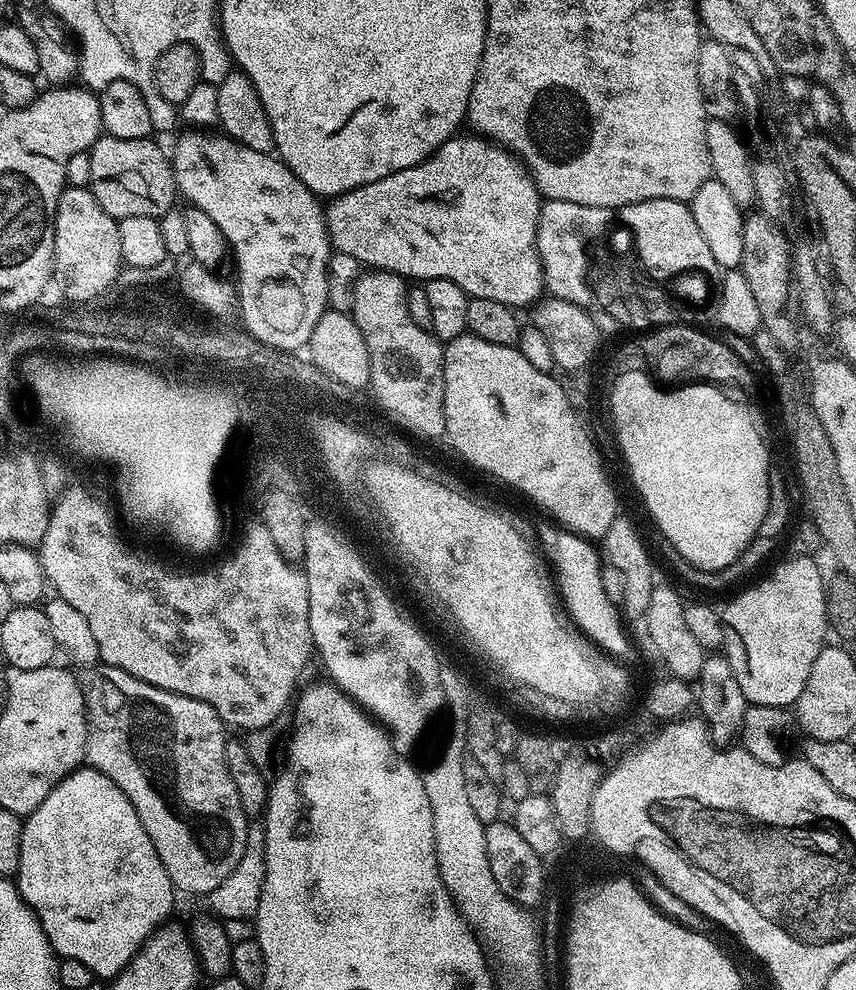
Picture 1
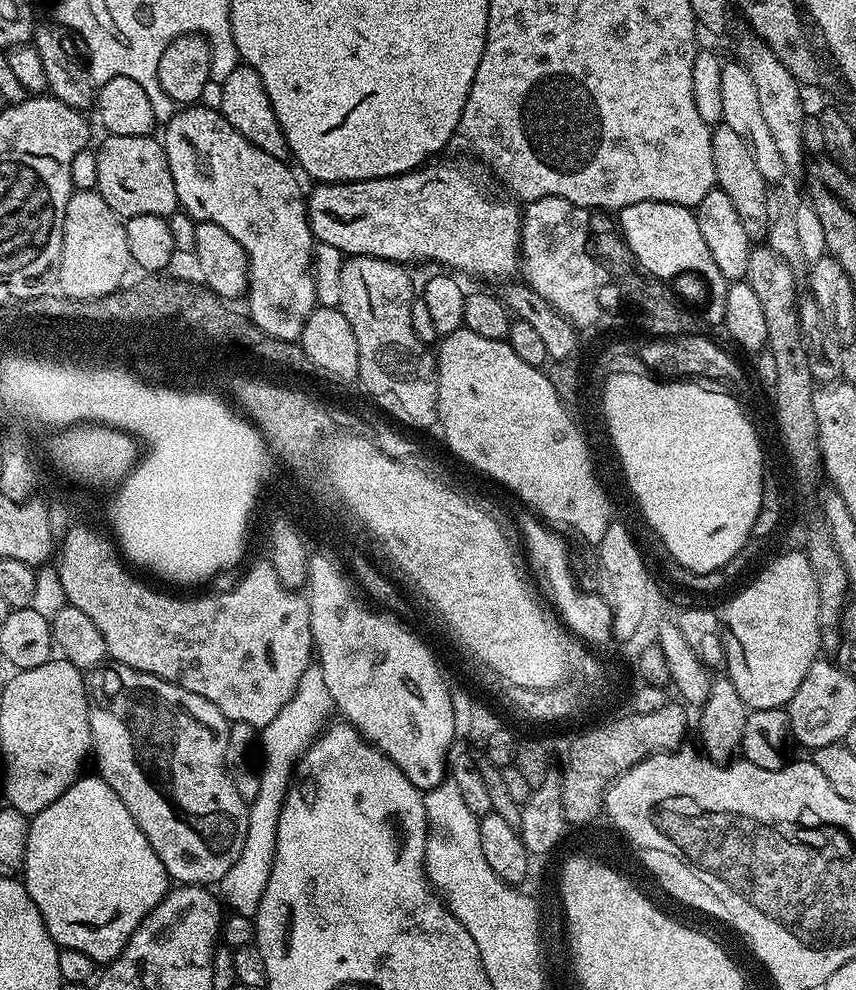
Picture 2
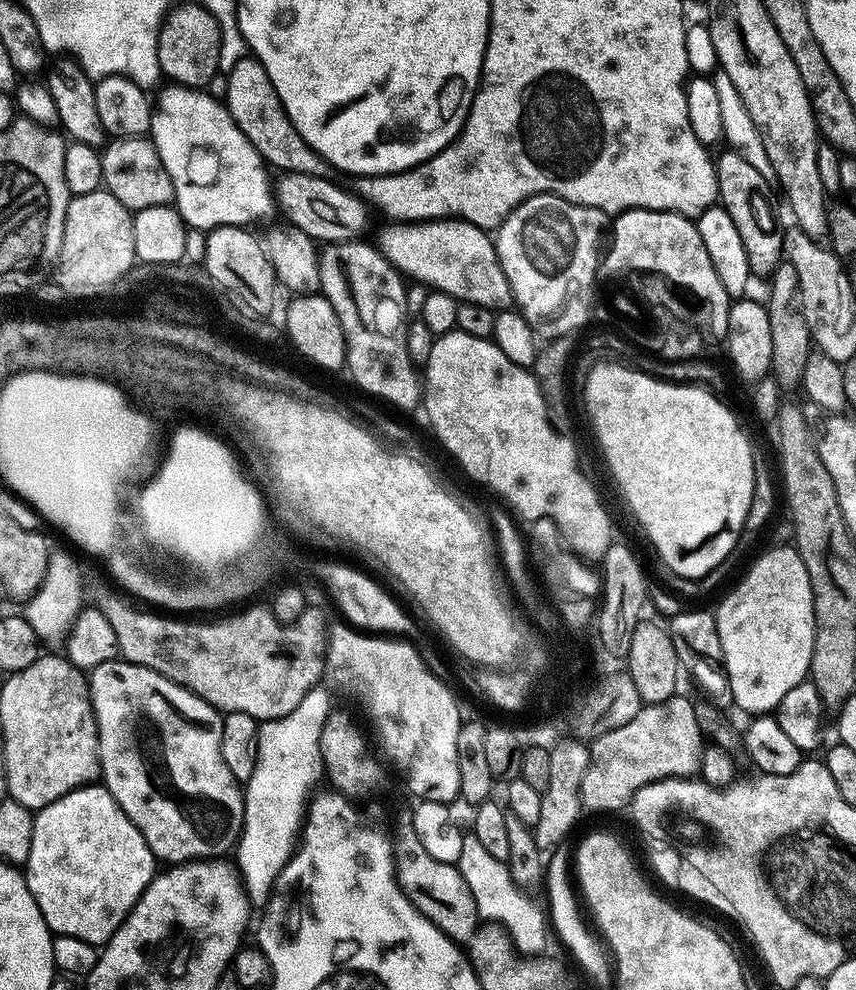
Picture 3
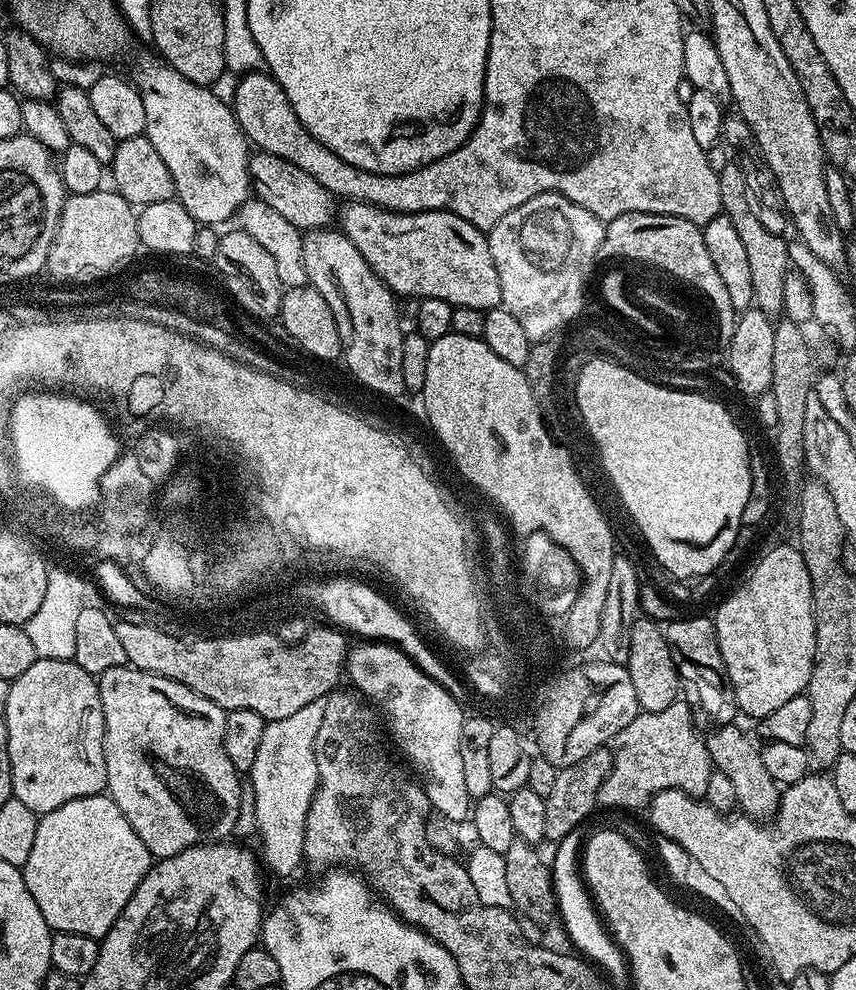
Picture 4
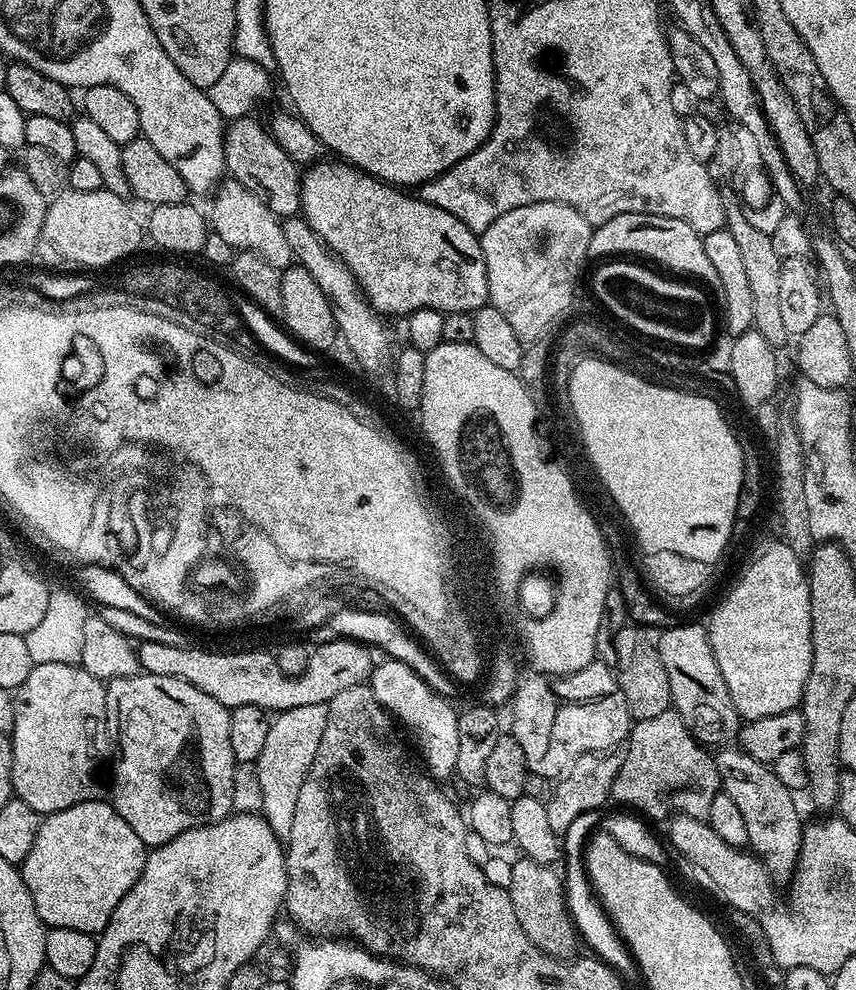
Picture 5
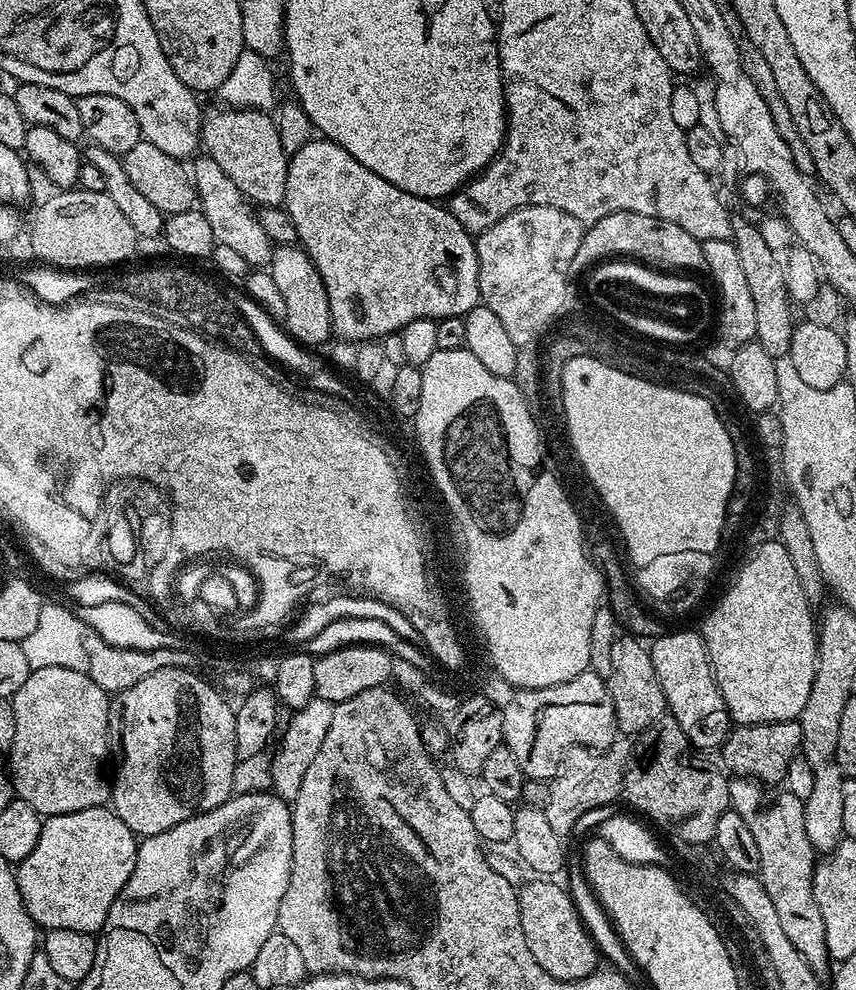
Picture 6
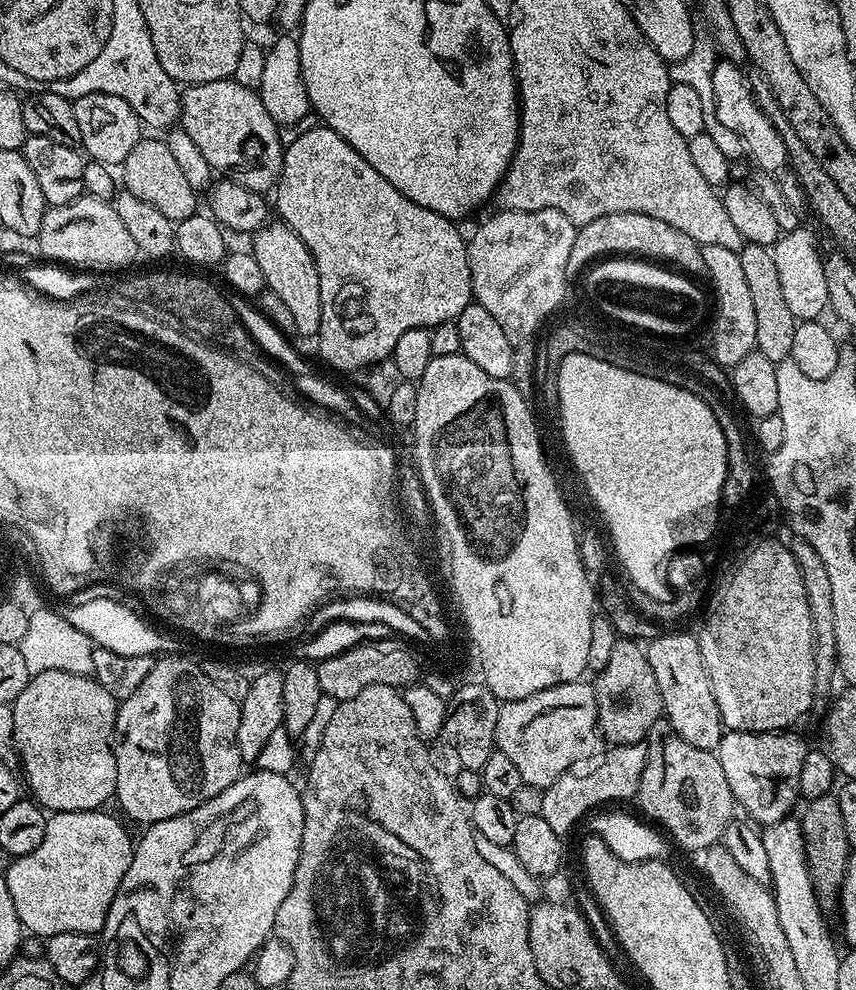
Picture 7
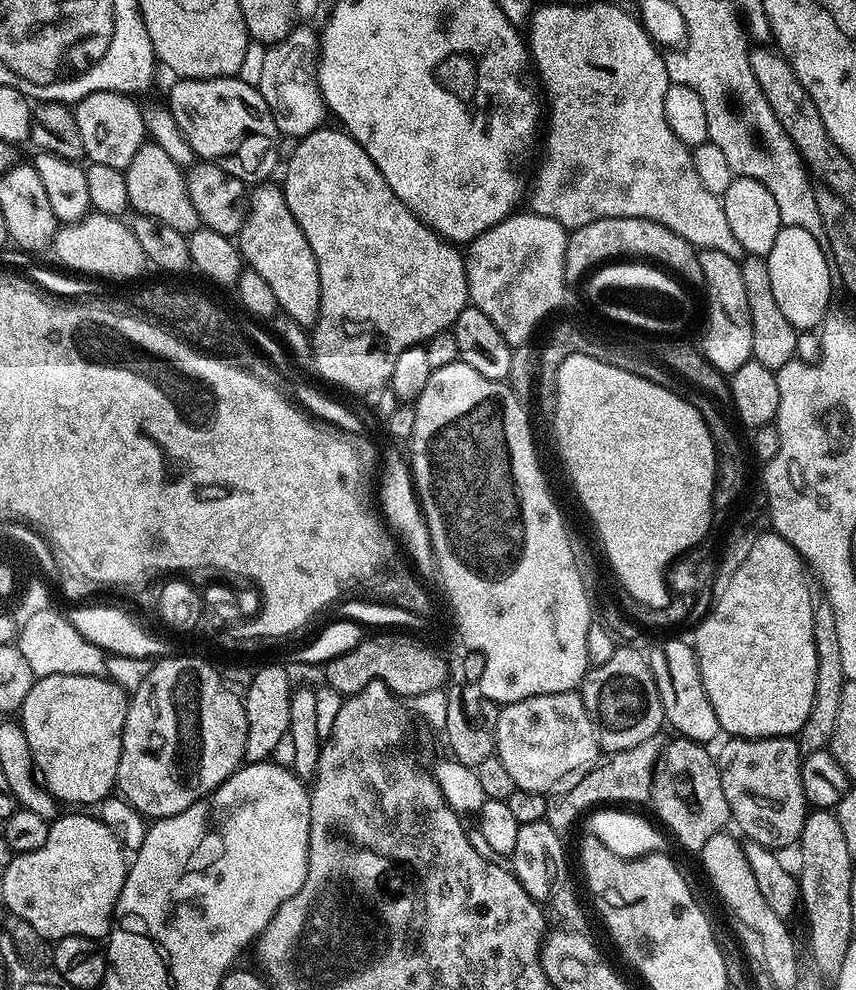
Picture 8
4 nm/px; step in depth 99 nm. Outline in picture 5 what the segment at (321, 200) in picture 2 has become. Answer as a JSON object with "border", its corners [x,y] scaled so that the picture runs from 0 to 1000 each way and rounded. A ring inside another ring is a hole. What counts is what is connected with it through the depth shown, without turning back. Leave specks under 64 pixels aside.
{"border":[[[298,119],[272,120],[262,134],[262,168],[265,177],[283,184],[325,220],[345,218],[350,214],[350,184],[353,174],[339,156],[325,147],[317,132]]]}

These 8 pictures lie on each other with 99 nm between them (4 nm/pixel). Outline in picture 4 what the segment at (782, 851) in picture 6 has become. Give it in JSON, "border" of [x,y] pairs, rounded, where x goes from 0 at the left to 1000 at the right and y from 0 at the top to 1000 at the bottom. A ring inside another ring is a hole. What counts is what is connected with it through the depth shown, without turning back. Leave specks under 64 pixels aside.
{"border":[[[861,730],[838,732],[832,739],[824,742],[822,753],[826,756],[826,761],[829,762],[833,775],[838,779],[846,781],[848,786],[853,786],[856,791],[860,813],[863,819],[882,828],[901,827],[908,818],[911,805],[911,796],[907,788],[900,786],[900,782],[895,779],[895,774],[891,773],[889,760],[886,752],[881,752],[875,743],[862,734]]]}

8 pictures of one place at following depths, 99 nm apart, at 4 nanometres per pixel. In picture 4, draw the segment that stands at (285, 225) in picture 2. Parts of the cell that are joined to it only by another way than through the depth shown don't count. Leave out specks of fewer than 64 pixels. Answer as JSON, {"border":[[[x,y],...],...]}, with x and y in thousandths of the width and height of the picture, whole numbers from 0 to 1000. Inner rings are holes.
{"border":[[[176,56],[165,59],[164,66],[159,69],[159,77],[157,76],[158,87],[166,95],[166,107],[171,107],[171,127],[168,132],[175,144],[180,147],[180,152],[185,152],[185,156],[189,156],[189,164],[194,164],[194,168],[199,168],[199,176],[206,185],[206,201],[209,202],[210,206],[225,218],[230,227],[257,228],[261,222],[266,222],[270,218],[272,221],[279,215],[280,209],[292,200],[292,183],[290,180],[292,146],[285,133],[278,127],[276,116],[271,113],[270,108],[256,102],[248,94],[246,88],[222,83],[222,79],[213,79],[213,75],[208,75],[208,71],[200,69],[186,56]]]}

